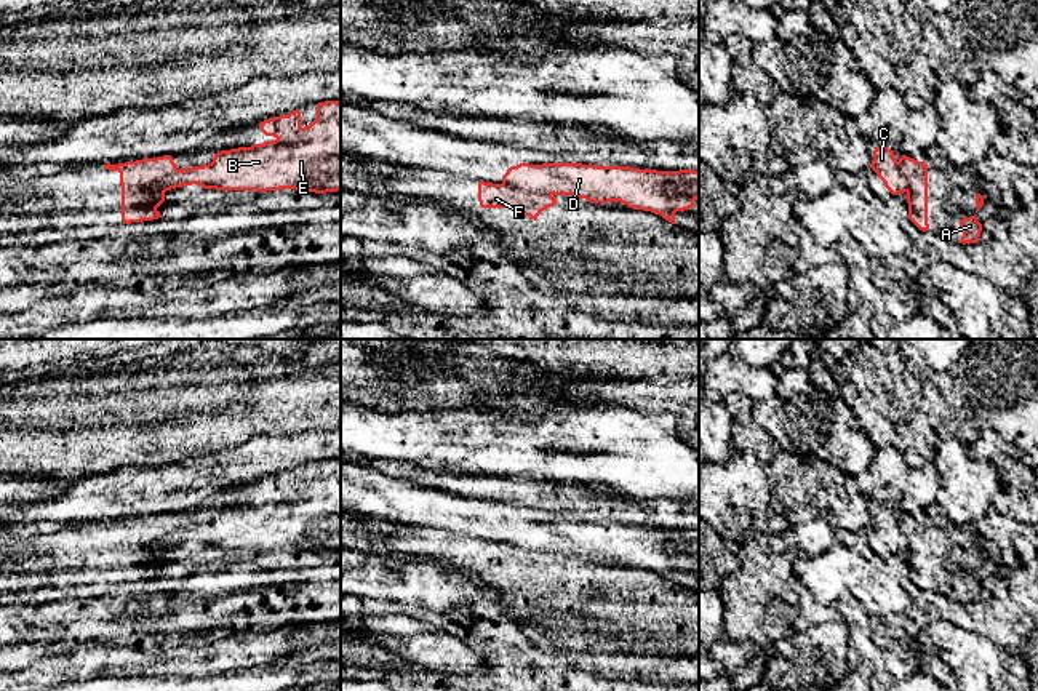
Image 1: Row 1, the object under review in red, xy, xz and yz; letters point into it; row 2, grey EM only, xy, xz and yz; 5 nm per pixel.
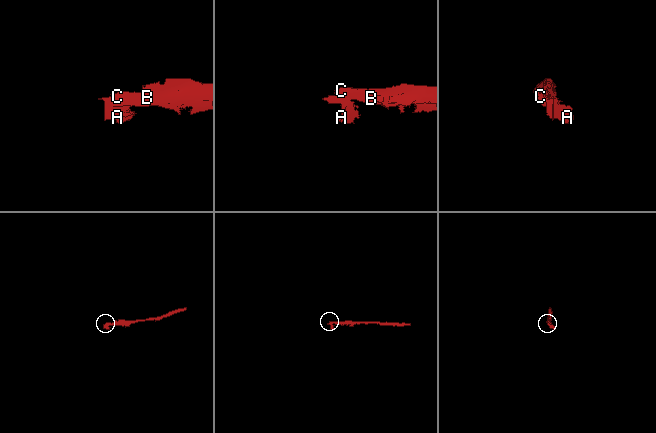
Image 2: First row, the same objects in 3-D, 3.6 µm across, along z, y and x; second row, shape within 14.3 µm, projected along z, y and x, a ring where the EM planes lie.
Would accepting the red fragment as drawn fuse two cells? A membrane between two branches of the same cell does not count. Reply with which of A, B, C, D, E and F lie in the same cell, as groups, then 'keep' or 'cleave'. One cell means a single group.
groups A F / B C D E; cleave

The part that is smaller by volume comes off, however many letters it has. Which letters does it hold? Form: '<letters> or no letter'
A, F

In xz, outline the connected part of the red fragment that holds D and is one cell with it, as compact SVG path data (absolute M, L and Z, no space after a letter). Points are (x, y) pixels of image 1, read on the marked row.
M520 163L510 166L502 184L549 195L571 195L592 203L621 202L633 210L661 214L675 224L675 213L699 198L699 171L657 171L630 166L582 163Z

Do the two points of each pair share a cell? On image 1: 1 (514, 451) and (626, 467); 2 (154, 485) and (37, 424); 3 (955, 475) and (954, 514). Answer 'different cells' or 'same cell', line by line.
1: same cell
2: different cells
3: same cell

